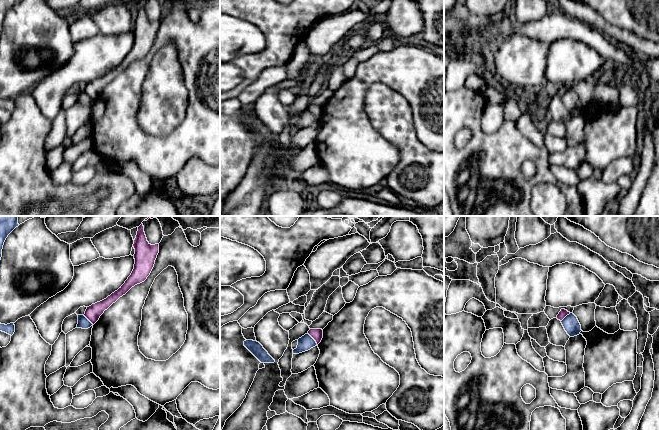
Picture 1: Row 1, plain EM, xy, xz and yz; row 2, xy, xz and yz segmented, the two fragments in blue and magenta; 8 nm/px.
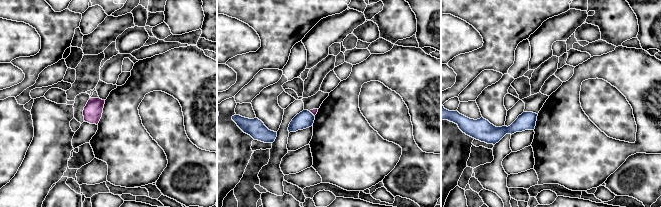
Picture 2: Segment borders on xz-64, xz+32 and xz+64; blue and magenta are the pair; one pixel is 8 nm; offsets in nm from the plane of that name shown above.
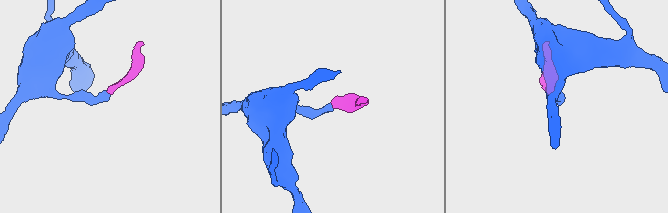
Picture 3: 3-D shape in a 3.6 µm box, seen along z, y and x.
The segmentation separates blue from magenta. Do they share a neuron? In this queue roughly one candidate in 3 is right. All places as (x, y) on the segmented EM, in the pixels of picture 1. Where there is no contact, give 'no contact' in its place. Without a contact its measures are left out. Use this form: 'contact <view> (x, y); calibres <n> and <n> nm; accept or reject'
contact xz (313, 339); calibres 120 and 100 nm; reject

